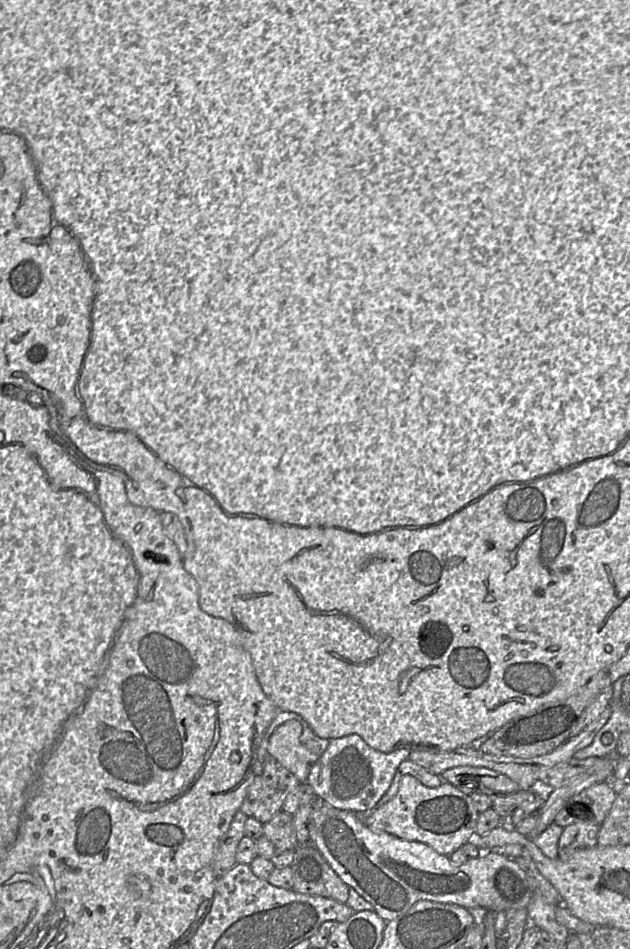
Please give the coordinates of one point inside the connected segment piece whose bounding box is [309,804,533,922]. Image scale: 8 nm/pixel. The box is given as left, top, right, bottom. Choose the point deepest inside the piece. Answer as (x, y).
(392, 874)

